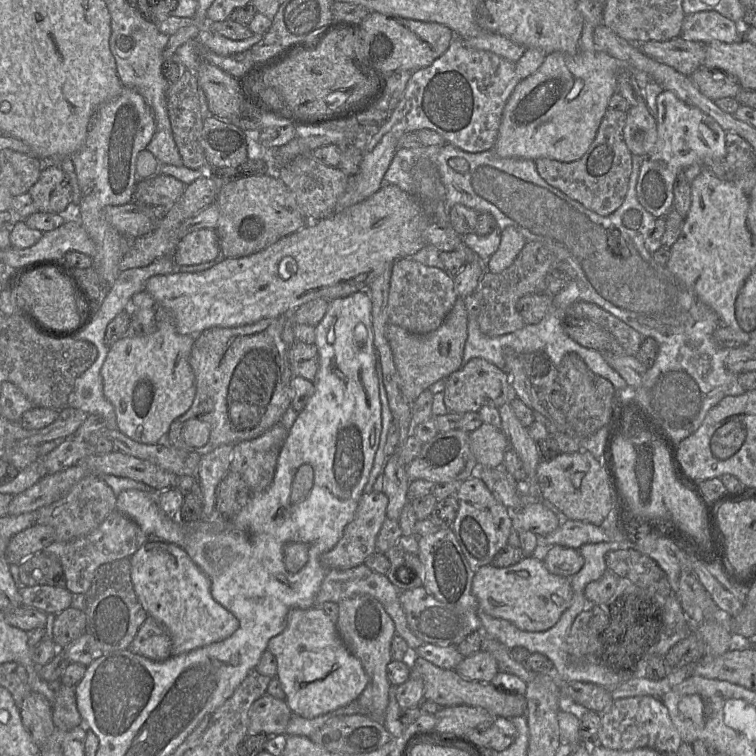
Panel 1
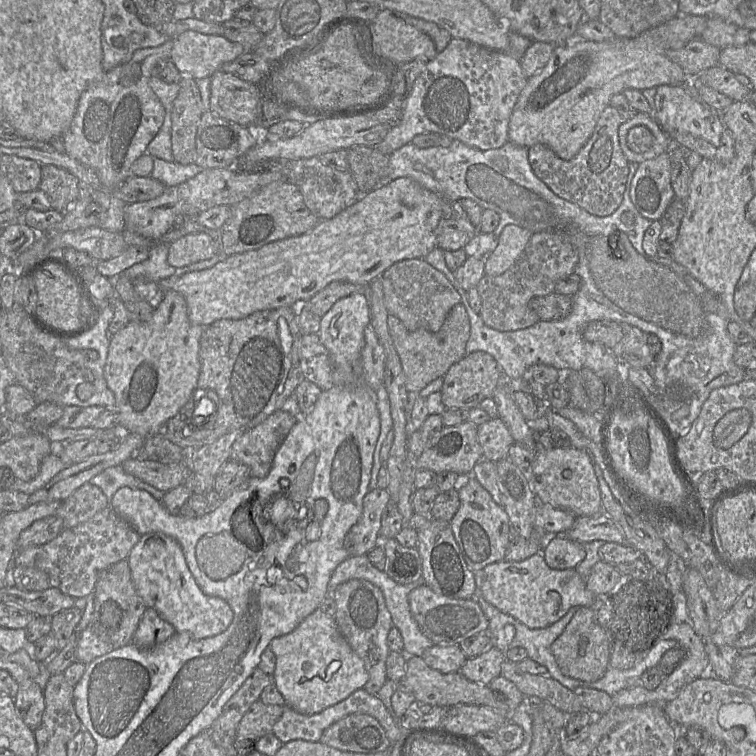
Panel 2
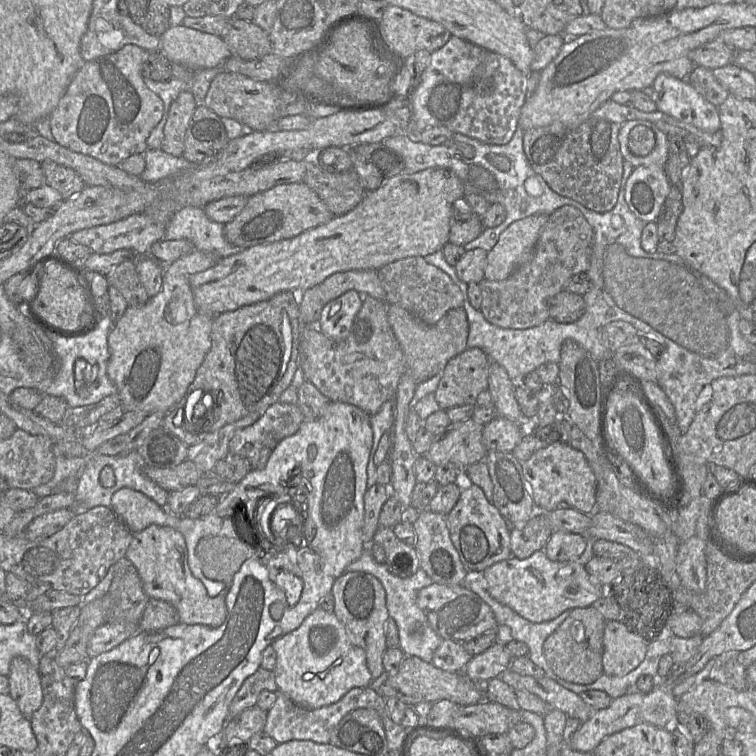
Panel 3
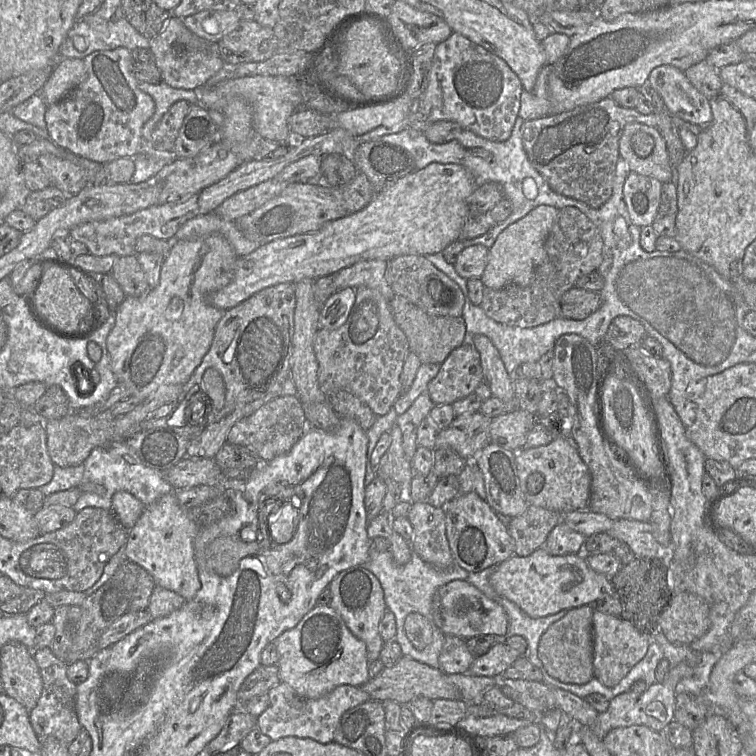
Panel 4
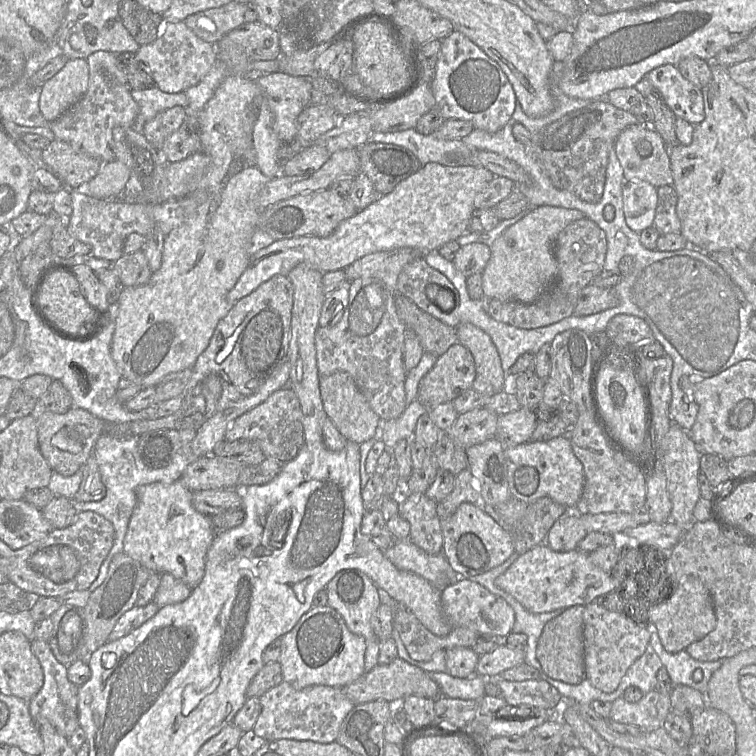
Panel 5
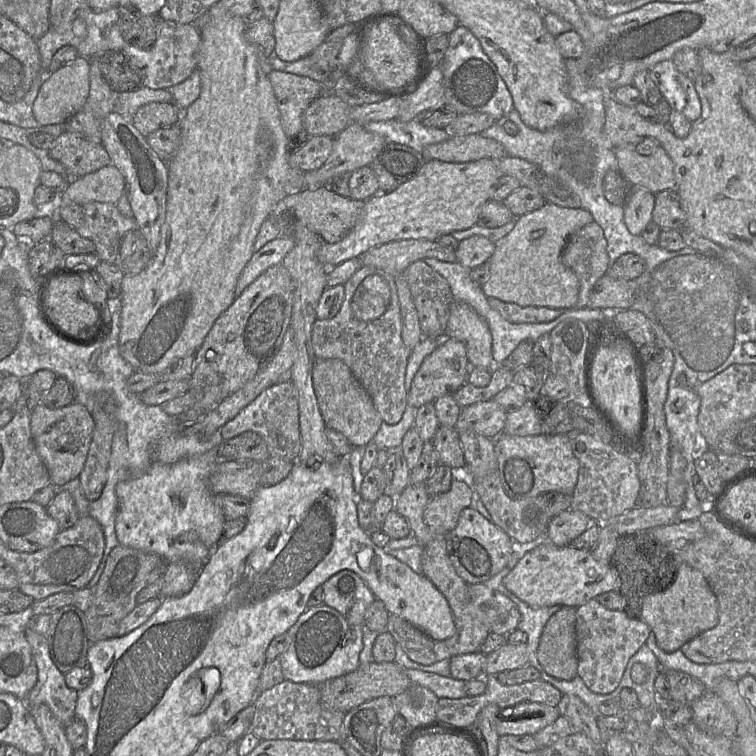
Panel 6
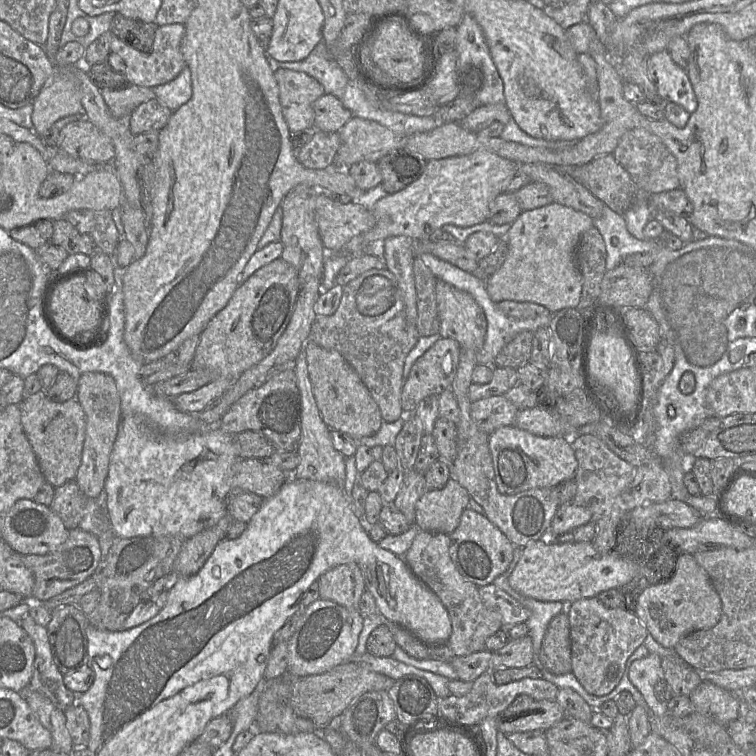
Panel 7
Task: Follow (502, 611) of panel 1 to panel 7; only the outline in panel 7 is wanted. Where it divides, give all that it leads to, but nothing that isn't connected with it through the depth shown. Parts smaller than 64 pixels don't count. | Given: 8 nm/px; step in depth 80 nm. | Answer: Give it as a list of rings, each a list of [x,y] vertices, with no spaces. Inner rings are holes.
[[[555,537],[529,542],[509,576],[510,586],[523,596],[539,601],[571,604],[577,600],[597,597],[601,592],[620,588],[636,576],[637,565],[611,553],[597,551],[592,542],[559,543]]]

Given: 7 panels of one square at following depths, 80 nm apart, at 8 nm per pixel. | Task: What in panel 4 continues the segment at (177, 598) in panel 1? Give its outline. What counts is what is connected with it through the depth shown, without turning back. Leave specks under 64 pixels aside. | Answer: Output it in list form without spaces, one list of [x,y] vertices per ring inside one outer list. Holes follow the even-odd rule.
[[[176,491],[147,505],[136,524],[128,531],[125,556],[145,569],[157,586],[174,591],[186,601],[201,588],[194,556],[194,541],[200,526],[180,506]]]

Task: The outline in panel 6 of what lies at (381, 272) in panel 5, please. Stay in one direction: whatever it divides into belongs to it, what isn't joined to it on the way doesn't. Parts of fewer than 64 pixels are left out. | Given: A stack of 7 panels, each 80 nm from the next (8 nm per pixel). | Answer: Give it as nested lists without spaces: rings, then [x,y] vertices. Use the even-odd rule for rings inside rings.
[[[406,239],[392,241],[369,249],[359,259],[363,266],[381,269],[397,277],[417,260],[436,258],[457,262],[456,250],[441,246],[438,241]]]

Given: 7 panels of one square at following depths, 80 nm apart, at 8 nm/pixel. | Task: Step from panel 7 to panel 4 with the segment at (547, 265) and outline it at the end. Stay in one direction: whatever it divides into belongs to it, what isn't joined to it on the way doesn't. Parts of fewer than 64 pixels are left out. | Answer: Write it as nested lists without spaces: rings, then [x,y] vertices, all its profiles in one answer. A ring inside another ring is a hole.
[[[540,205],[530,211],[523,218],[510,224],[506,229],[504,229],[489,249],[487,266],[480,278],[484,287],[498,290],[507,285],[518,285],[522,287],[528,286],[533,280],[535,269],[543,262],[546,256],[545,242],[558,213],[559,209],[555,207]]]

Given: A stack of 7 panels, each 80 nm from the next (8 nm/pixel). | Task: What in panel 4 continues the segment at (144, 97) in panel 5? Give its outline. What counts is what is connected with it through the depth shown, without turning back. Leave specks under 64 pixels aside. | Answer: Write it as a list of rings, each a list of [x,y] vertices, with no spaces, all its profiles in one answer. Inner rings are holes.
[[[163,81],[160,84],[138,82],[138,87],[141,91],[150,95],[155,102],[155,112],[142,128],[142,147],[151,143],[152,133],[156,125],[174,103],[180,100],[185,100],[190,105],[199,103],[199,90],[173,88]]]

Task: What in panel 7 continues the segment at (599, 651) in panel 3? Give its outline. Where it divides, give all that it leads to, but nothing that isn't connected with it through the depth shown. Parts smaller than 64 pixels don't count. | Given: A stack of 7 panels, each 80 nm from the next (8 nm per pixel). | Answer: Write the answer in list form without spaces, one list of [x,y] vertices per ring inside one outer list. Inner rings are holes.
[[[566,611],[552,618],[540,648],[540,660],[555,675],[572,672],[570,623]]]

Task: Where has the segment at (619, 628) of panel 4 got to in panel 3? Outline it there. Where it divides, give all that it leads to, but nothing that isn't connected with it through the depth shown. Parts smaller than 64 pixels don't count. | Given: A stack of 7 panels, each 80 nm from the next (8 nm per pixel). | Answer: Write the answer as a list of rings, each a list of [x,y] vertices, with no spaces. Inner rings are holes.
[[[606,621],[603,635],[603,674],[619,677],[627,675],[644,660],[648,644],[620,621]]]

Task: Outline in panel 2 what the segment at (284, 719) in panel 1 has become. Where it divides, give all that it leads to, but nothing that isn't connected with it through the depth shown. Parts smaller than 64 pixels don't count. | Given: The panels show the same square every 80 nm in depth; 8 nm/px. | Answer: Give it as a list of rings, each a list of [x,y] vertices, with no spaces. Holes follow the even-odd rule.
[[[258,699],[239,722],[236,739],[250,739],[256,742],[259,738],[272,733],[273,726],[283,711],[284,706],[268,705]]]

